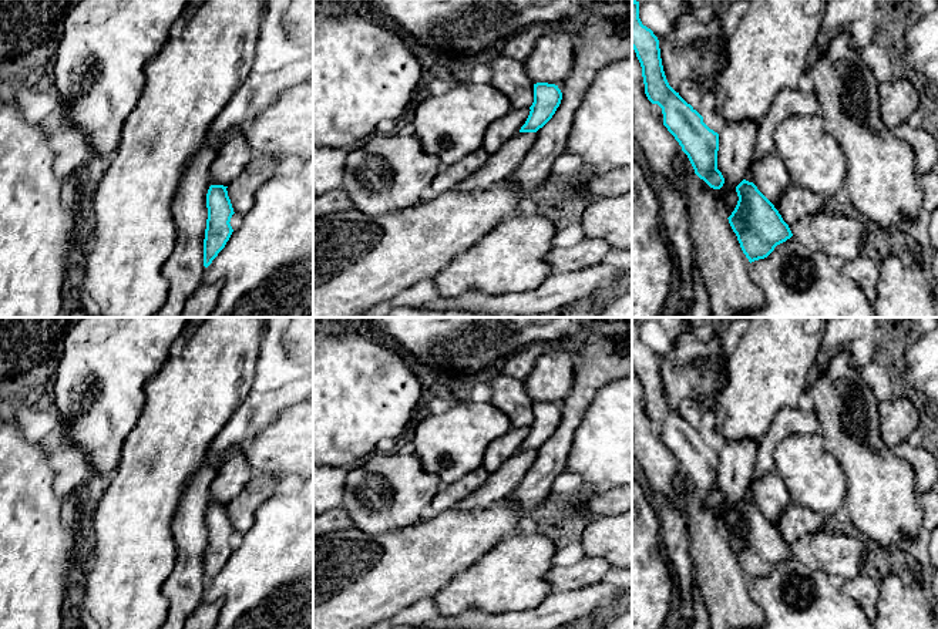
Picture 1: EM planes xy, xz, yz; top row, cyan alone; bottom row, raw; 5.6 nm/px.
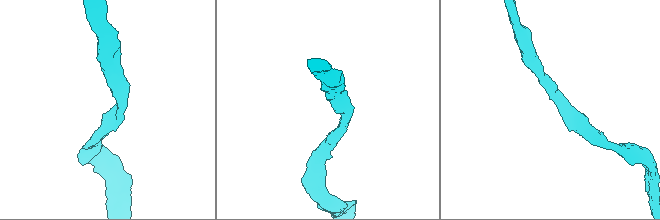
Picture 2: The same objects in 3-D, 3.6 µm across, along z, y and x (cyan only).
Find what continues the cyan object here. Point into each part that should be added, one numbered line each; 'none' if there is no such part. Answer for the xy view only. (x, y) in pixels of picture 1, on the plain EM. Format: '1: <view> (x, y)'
none

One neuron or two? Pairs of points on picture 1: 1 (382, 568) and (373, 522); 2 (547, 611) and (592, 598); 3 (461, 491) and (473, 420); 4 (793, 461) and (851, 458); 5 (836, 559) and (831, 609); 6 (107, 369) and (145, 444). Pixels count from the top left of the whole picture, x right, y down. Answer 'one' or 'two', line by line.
1: two
2: one
3: one
4: two
5: two
6: two

